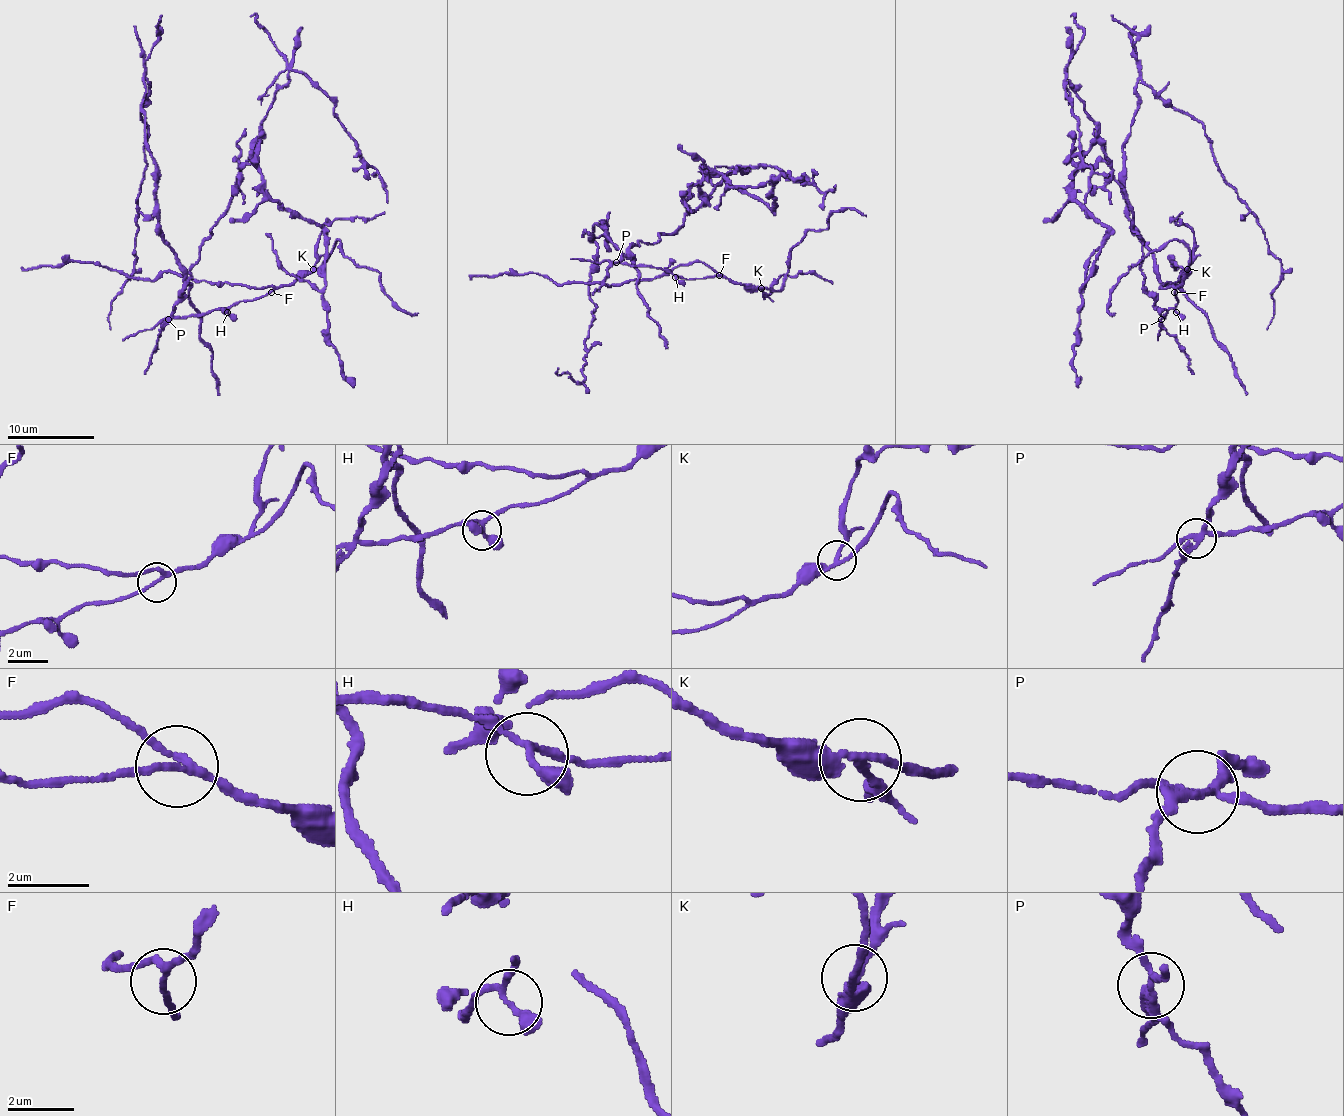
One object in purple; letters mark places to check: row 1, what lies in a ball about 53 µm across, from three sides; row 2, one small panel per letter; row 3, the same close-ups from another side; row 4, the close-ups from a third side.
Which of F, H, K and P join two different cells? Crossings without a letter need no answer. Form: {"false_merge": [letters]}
{"false_merge": ["K", "P"]}

